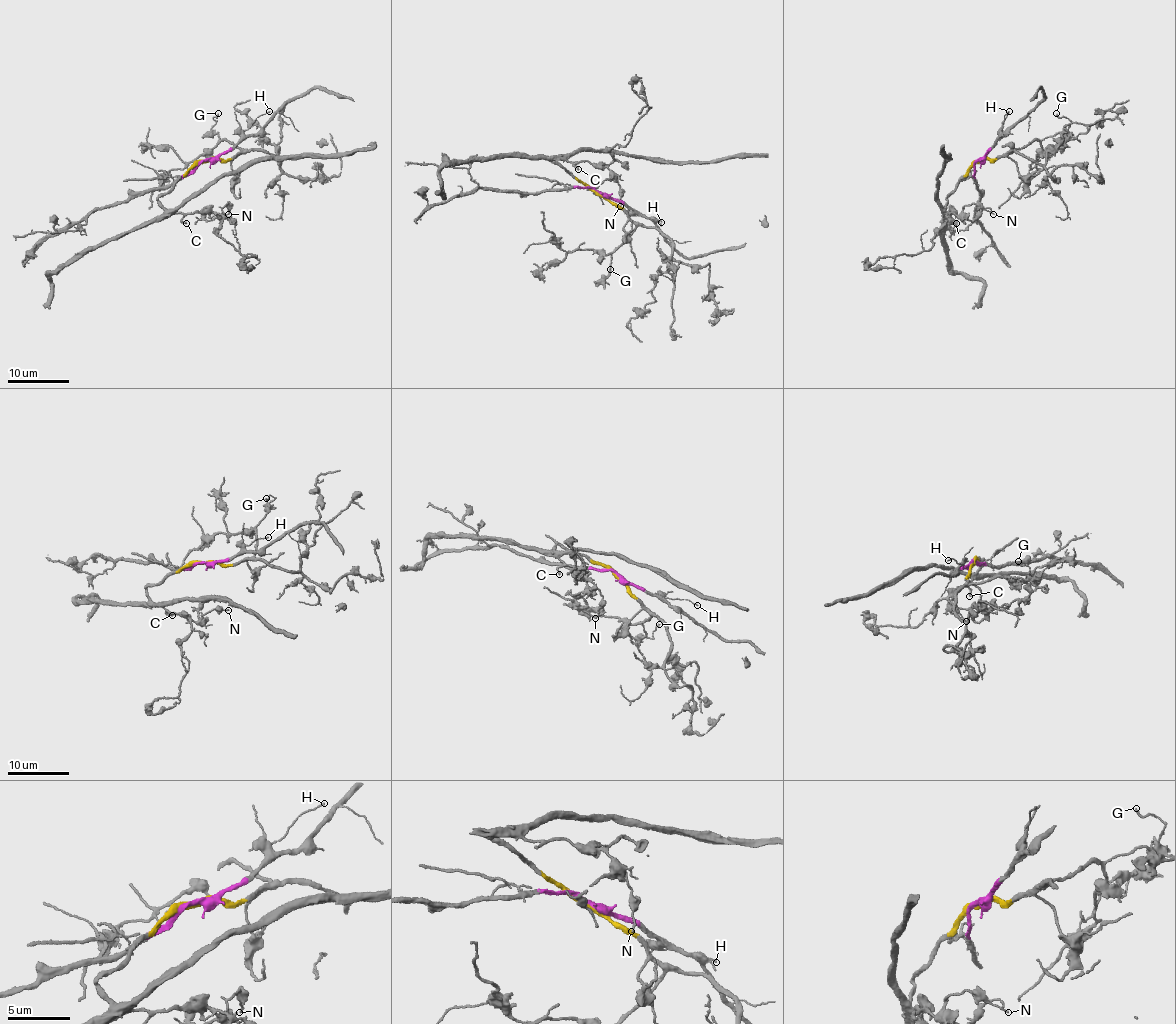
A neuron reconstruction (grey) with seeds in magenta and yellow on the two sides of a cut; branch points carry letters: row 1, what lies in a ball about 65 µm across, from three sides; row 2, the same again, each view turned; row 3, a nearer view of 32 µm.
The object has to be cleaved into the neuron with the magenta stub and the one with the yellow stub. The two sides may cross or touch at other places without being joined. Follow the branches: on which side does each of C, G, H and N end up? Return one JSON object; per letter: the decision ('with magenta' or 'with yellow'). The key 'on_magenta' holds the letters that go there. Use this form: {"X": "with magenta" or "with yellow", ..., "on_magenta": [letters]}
{"C": "with yellow", "G": "with yellow", "H": "with magenta", "N": "with yellow", "on_magenta": ["H"]}

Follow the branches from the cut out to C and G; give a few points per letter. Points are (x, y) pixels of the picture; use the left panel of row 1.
C: (205, 161), (197, 161), (157, 199), (168, 210), (180, 213), (187, 224)
G: (205, 161), (231, 159), (243, 150), (219, 139), (219, 134), (211, 128), (216, 121), (213, 118), (217, 113)

